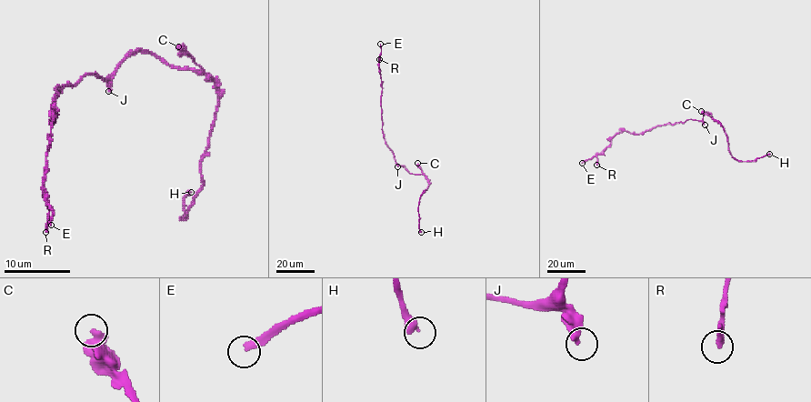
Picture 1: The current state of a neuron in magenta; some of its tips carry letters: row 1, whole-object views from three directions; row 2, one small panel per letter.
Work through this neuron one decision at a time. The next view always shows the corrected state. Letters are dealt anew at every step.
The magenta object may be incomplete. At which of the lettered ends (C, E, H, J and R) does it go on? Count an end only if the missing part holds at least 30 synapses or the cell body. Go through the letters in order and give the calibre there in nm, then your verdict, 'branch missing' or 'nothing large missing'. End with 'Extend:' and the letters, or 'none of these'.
C: 480 nm | nothing large missing
E: 280 nm | branch missing
H: 480 nm | nothing large missing
J: 380 nm | nothing large missing
R: 400 nm | branch missing
Extend: E, R

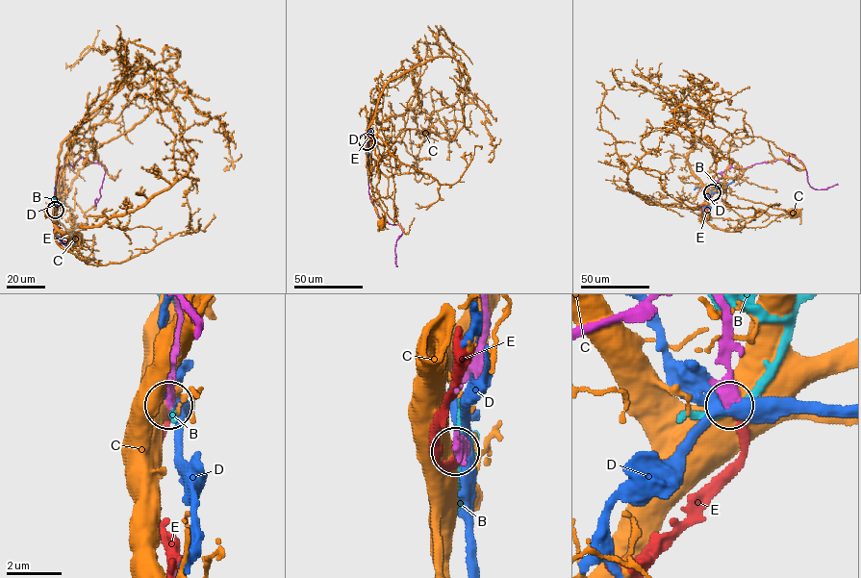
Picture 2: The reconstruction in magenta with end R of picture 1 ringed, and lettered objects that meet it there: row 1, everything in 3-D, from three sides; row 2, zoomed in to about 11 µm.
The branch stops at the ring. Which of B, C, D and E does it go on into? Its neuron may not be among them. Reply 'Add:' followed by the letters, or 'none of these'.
Add: E

